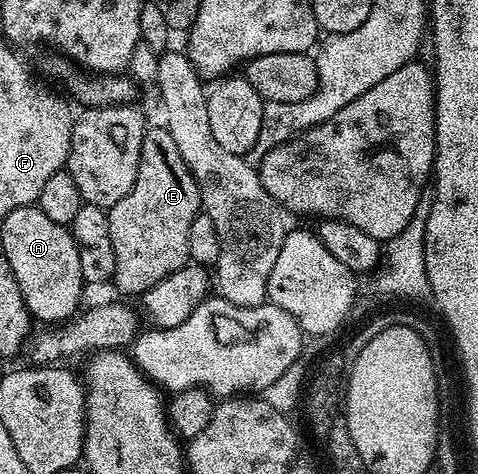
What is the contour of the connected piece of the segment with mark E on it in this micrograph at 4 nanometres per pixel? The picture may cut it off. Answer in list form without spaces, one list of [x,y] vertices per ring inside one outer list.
[[[150,127],[140,149],[136,185],[132,185],[128,197],[120,197],[120,201],[116,201],[116,205],[108,209],[108,233],[112,236],[112,249],[116,253],[113,286],[118,286],[126,295],[140,297],[145,291],[152,289],[152,285],[164,281],[172,273],[187,266],[190,258],[188,228],[200,214],[201,206],[197,183],[172,141],[172,135],[162,127]]]

